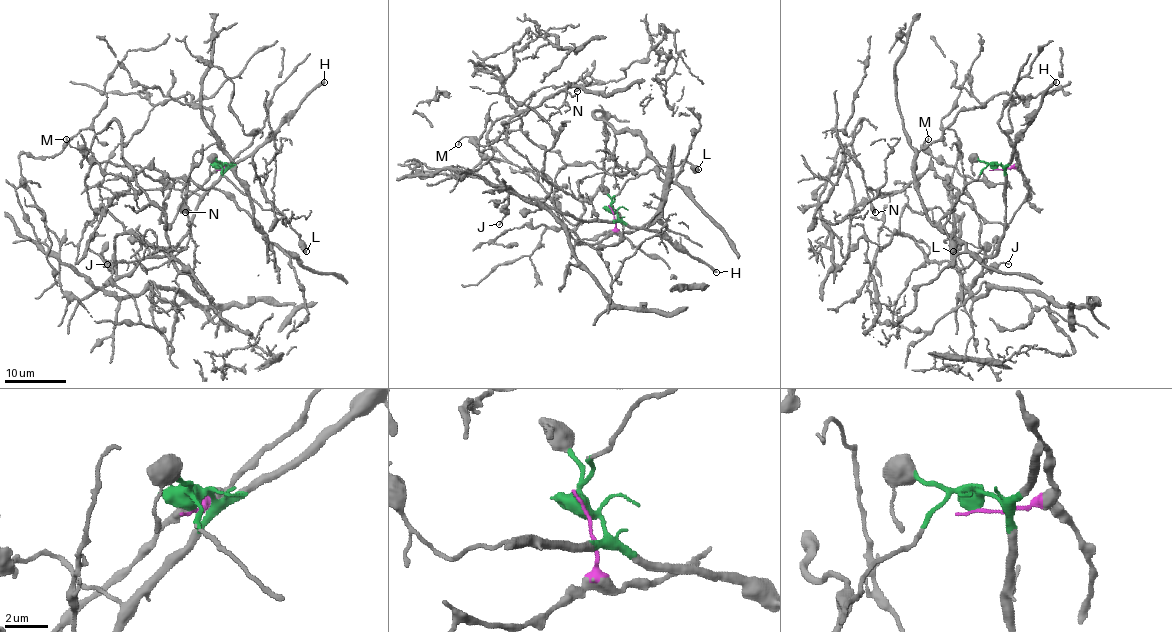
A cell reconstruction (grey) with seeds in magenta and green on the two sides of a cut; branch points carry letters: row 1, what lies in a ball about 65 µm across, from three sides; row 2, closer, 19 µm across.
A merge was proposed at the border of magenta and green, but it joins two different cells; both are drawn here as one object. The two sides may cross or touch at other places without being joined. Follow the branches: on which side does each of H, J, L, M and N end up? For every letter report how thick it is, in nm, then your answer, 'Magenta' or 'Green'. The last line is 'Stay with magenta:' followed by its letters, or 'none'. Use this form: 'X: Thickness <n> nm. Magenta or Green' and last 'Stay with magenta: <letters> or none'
H: Thickness 320 nm. Green
J: Thickness 120 nm. Green
L: Thickness 650 nm. Green
M: Thickness 120 nm. Green
N: Thickness 500 nm. Magenta
Stay with magenta: N

